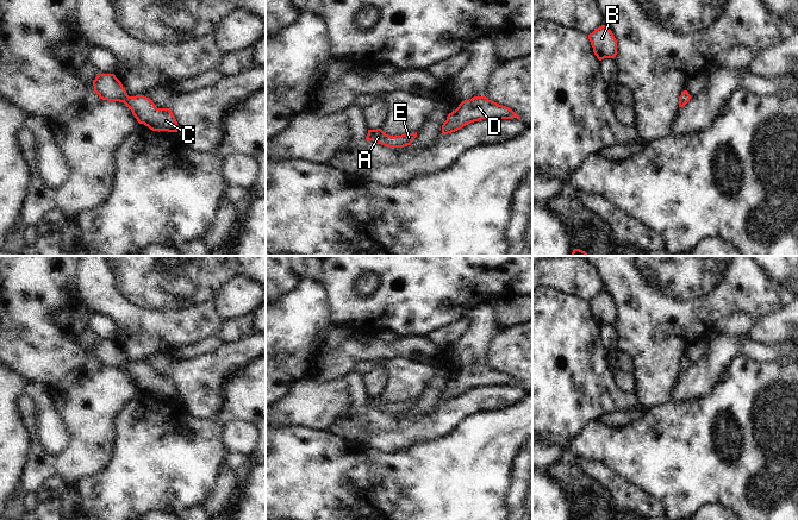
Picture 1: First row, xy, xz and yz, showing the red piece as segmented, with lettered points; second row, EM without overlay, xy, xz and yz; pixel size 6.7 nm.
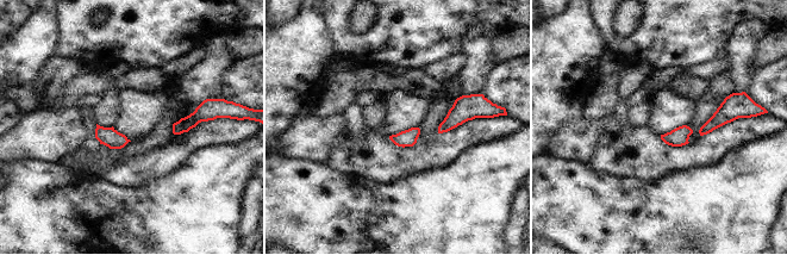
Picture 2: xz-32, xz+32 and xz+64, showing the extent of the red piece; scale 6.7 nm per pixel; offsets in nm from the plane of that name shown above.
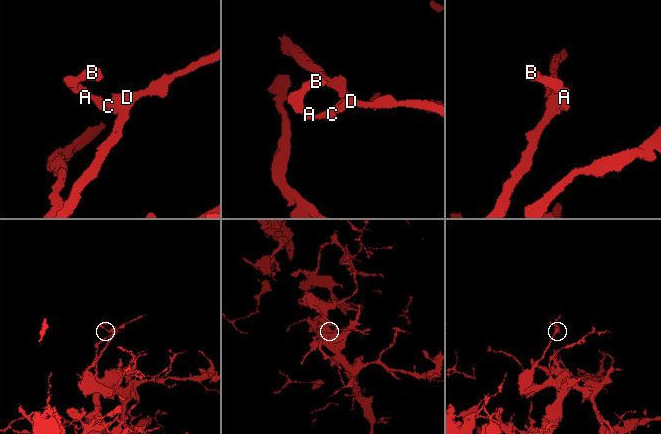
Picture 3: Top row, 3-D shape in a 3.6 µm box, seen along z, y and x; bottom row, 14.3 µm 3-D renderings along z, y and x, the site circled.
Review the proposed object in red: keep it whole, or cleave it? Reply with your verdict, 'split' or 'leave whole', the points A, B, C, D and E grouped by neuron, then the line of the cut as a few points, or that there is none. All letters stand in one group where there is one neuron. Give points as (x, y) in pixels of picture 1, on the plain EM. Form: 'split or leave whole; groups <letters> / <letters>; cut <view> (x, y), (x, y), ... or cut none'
leave whole; groups A B C D E; cut none

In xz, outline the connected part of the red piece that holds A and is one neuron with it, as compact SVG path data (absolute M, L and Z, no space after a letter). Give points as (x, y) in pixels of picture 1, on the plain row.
M381 395L376 396L368 396L368 401L366 407L373 407L381 412L388 413L388 414L404 414L407 412L411 412L412 407L417 403L416 400L405 400L401 402L388 402L386 401Z

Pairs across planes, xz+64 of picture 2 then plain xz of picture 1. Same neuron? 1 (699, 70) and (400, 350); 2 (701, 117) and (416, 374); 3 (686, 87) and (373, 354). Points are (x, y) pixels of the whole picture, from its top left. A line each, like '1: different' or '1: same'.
1: different
2: different
3: same

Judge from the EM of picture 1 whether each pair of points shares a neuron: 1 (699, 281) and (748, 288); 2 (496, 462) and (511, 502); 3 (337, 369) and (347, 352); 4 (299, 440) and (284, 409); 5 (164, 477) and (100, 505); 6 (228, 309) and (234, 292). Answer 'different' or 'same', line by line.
1: same
2: different
3: same
4: different
5: same
6: same

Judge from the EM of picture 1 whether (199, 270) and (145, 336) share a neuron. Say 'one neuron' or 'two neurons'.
one neuron

